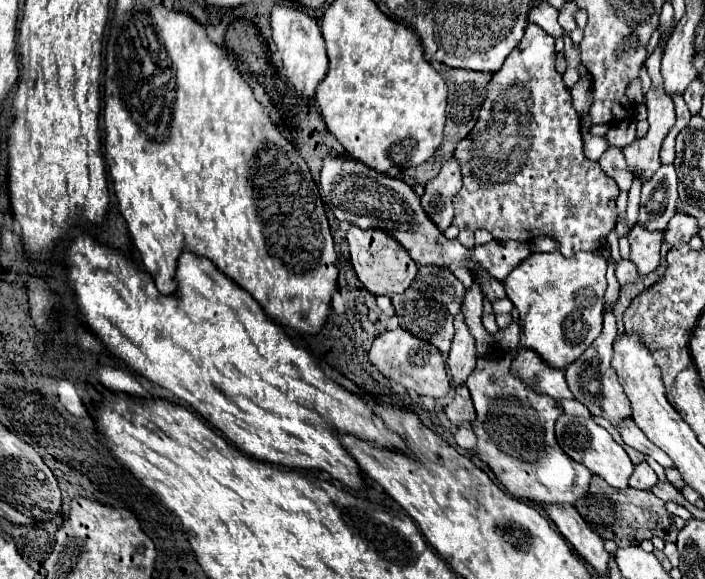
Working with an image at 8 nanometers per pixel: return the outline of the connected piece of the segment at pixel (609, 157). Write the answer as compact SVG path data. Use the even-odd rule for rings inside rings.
M608 146L608 150L600 156L598 162L600 162L602 170L604 170L610 178L616 180L616 184L618 184L620 190L630 190L634 176L632 176L632 172L628 172L628 168L626 168L626 158L624 158L624 154L622 154L622 148L618 148L618 146Z

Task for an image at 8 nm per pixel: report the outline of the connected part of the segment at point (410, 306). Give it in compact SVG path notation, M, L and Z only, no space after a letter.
M408 288L402 294L394 294L392 304L404 330L422 340L428 340L442 354L448 354L450 342L454 338L454 318L444 304L424 298L414 288Z

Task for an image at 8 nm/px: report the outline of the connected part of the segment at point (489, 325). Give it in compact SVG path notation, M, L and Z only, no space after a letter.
M483 299L482 324L486 328L487 332L490 332L489 334L492 336L494 336L499 330L494 316L492 303L486 299Z

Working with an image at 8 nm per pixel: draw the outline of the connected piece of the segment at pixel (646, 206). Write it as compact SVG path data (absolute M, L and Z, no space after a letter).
M662 164L656 174L650 178L650 182L642 184L642 198L640 198L640 216L638 224L648 226L648 230L666 230L668 220L678 212L678 178L672 164Z

